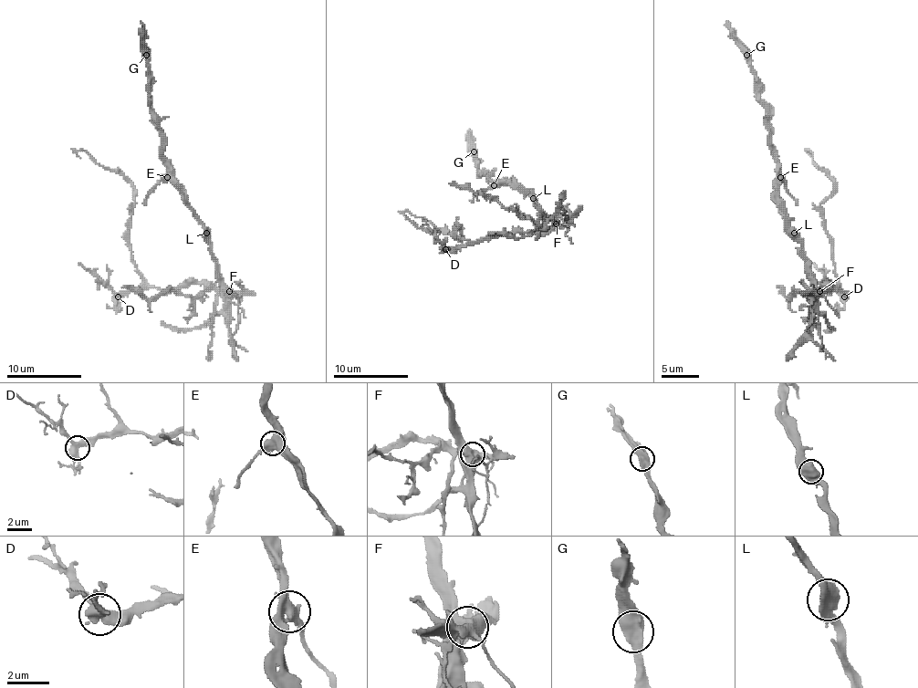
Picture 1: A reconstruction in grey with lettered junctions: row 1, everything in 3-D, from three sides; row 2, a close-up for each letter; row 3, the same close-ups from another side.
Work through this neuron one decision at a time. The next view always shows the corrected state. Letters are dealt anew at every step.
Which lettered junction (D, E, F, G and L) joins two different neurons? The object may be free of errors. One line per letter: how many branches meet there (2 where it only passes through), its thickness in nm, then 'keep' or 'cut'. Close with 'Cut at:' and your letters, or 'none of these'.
D: 3 branches meet; 480 nm thick; keep
E: 3 branches meet; 480 nm thick; keep
F: 4 branches meet; 600 nm thick; cut
G: 2 branches meet; 600 nm thick; keep
L: 2 branches meet; 650 nm thick; keep
Cut at: F

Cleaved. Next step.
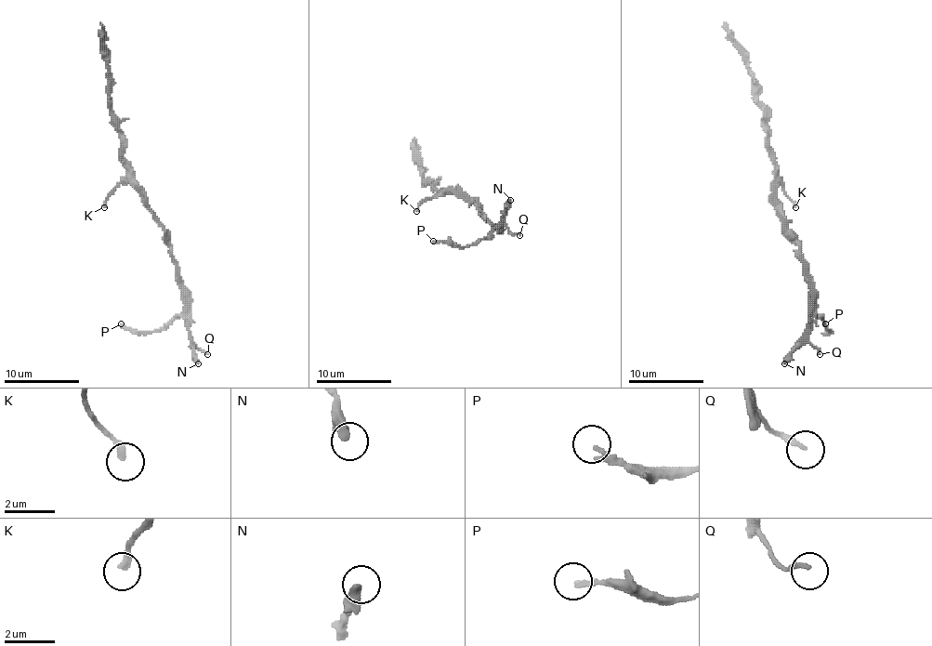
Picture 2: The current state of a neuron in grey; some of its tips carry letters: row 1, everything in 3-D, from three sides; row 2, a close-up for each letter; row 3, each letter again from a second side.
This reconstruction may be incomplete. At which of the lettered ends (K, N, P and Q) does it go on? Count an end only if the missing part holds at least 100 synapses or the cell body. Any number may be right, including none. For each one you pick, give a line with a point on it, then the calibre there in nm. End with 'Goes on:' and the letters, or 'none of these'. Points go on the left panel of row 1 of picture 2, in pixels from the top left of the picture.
N: at (198, 363); 320 nm thick
Goes on: N

